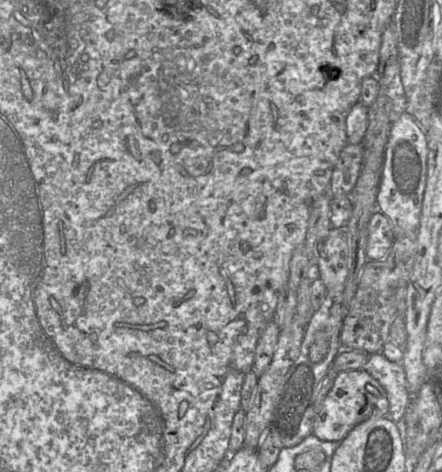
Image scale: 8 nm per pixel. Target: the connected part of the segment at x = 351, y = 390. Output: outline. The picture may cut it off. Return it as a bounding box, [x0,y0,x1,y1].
[312,370,389,442]

